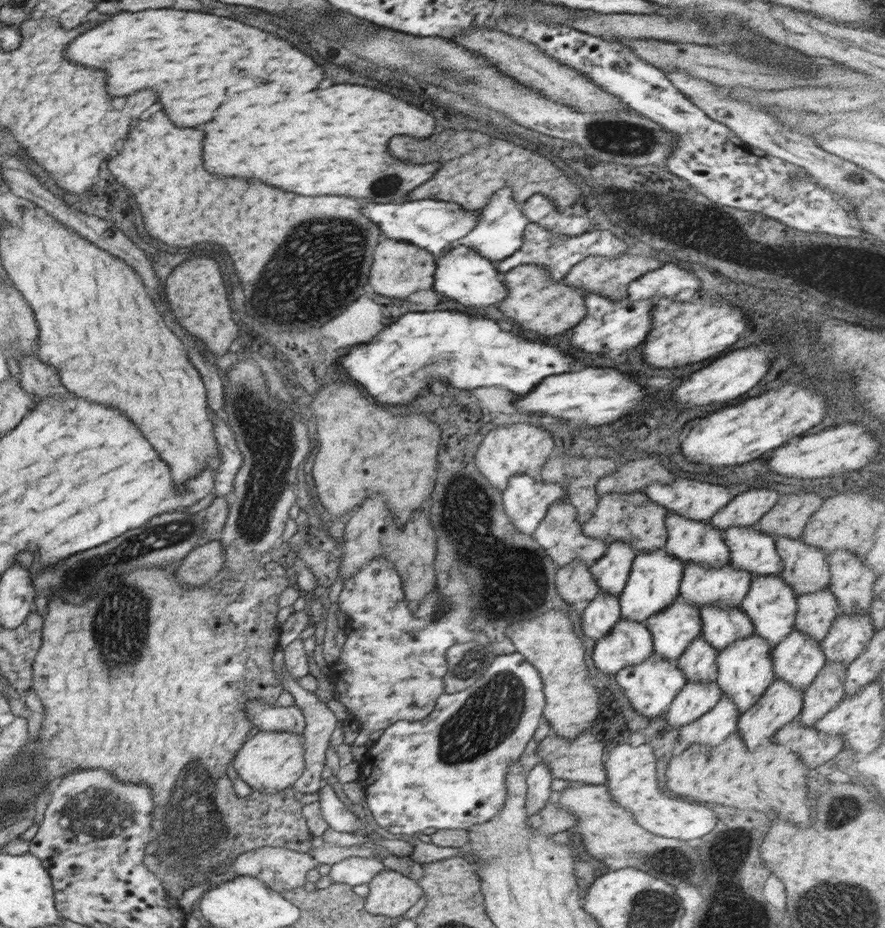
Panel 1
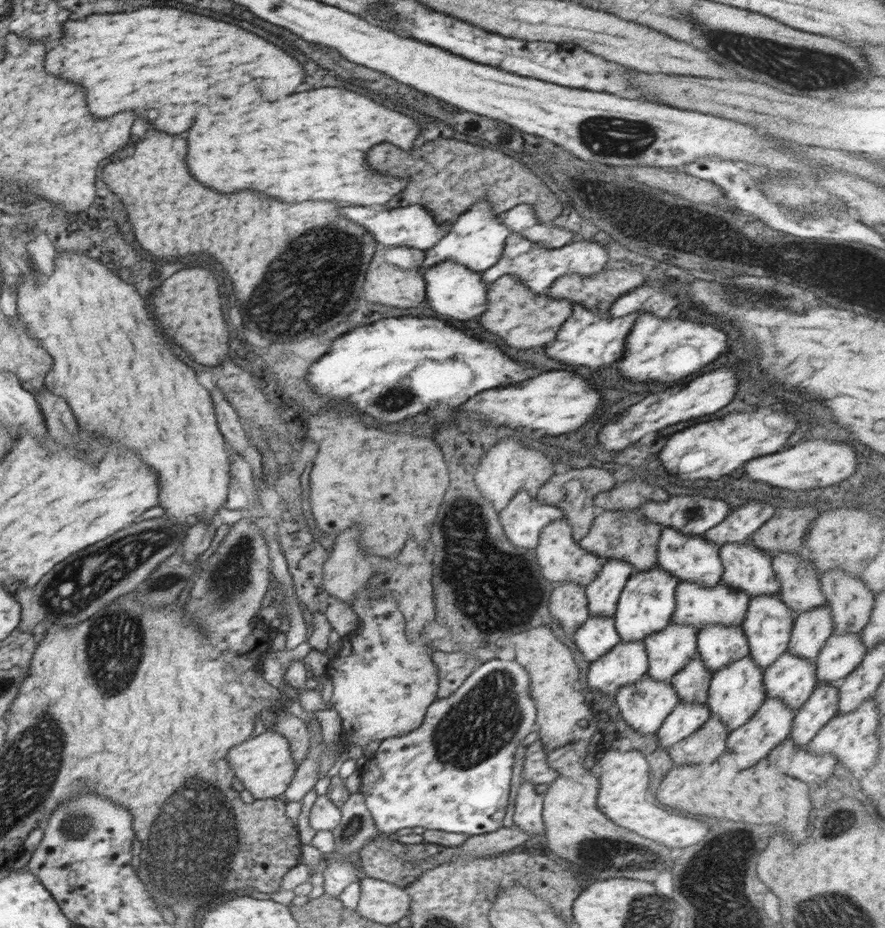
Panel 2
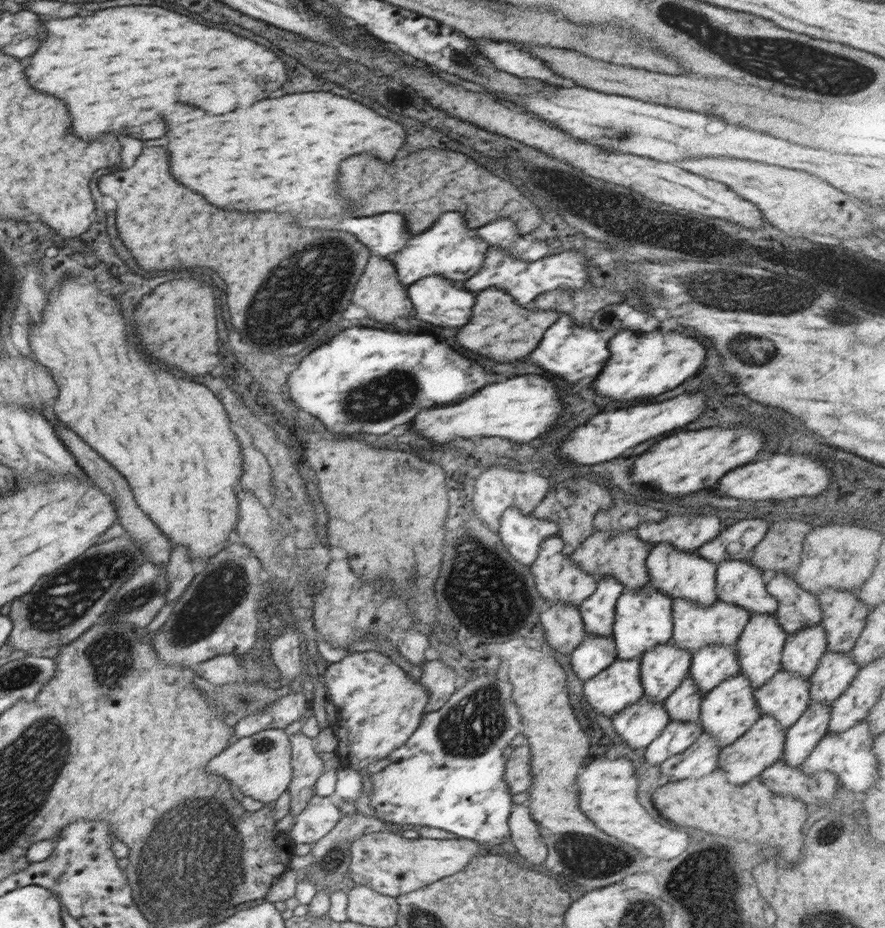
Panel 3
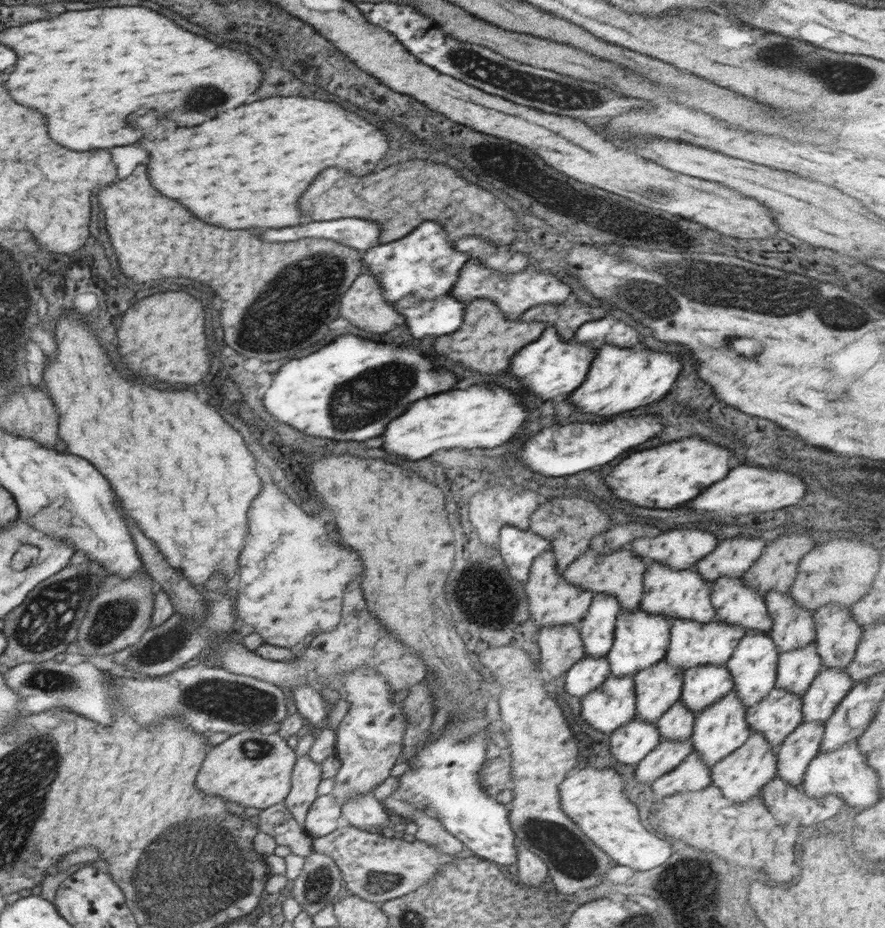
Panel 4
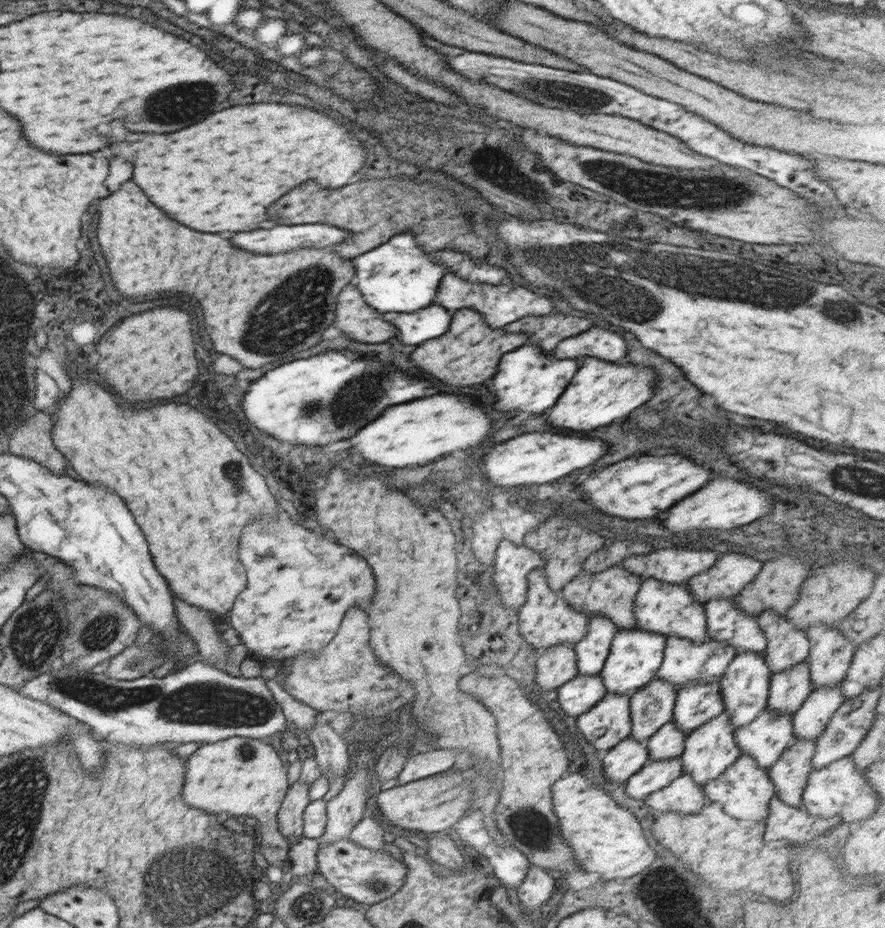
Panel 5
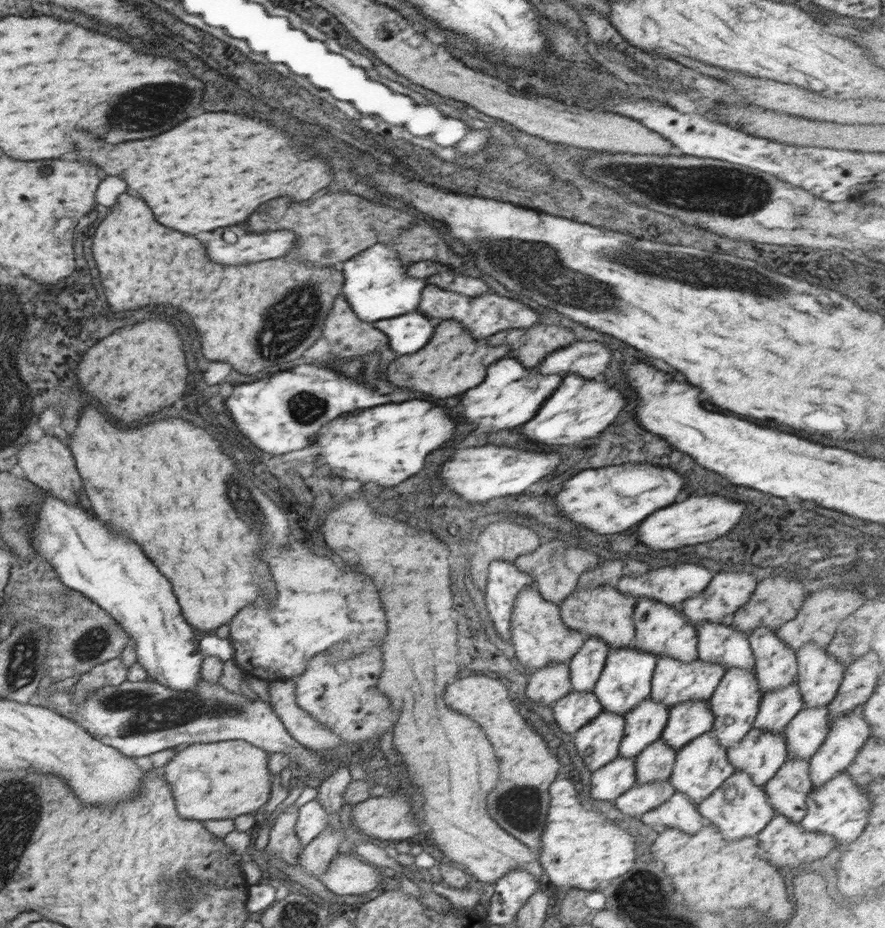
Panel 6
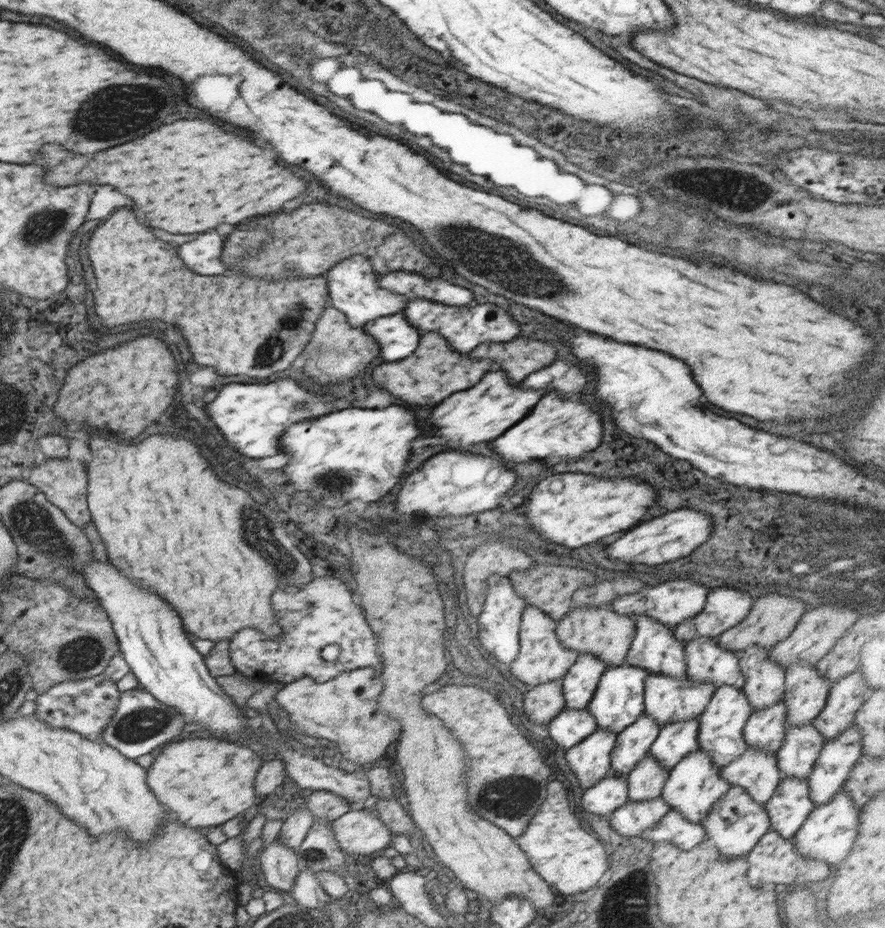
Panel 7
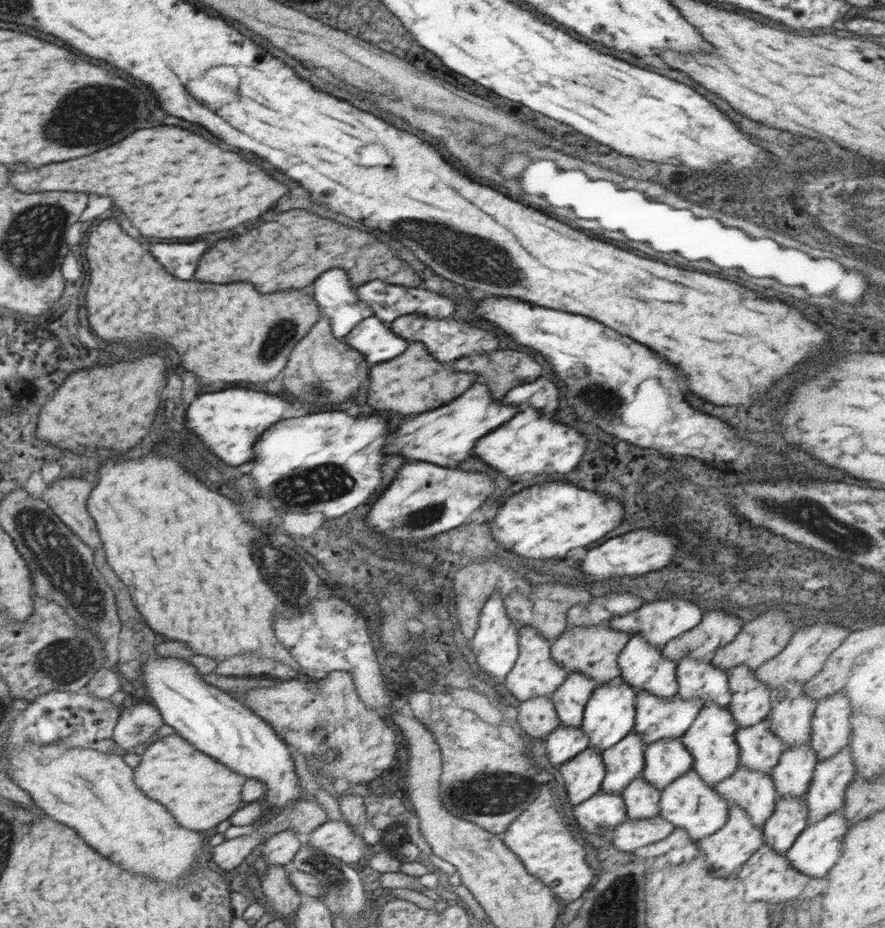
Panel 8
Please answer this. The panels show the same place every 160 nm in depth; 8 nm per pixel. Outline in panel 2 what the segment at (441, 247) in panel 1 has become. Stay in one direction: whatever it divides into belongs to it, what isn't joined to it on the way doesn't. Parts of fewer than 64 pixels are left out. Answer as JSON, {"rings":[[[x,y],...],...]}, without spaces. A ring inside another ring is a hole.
{"rings":[[[421,204],[390,209],[382,206],[345,206],[339,208],[339,215],[363,226],[374,237],[378,246],[404,246],[425,251],[433,247],[449,229],[448,222],[439,222]]]}

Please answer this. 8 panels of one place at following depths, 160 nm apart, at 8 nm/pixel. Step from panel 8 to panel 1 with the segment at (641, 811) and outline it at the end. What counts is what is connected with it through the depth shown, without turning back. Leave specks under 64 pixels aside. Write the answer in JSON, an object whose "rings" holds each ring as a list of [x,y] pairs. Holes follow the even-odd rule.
{"rings":[[[700,634],[678,659],[678,668],[683,670],[687,682],[714,682],[717,680],[715,666],[718,654]]]}

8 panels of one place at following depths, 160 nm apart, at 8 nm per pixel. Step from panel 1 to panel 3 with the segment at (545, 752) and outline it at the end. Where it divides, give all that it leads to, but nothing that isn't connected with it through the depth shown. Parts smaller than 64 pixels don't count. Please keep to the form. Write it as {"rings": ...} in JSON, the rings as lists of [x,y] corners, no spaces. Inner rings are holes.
{"rings":[[[527,744],[516,747],[505,759],[505,781],[511,794],[529,790],[531,787],[530,747]]]}

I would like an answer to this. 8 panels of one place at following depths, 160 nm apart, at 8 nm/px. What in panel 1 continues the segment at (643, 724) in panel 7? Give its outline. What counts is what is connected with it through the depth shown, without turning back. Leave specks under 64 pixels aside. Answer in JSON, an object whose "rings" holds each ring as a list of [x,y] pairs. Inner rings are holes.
{"rings":[[[678,596],[668,609],[650,616],[645,626],[653,638],[654,653],[664,659],[678,660],[686,648],[690,647],[690,643],[701,634],[702,620],[699,608],[686,603],[682,597]]]}

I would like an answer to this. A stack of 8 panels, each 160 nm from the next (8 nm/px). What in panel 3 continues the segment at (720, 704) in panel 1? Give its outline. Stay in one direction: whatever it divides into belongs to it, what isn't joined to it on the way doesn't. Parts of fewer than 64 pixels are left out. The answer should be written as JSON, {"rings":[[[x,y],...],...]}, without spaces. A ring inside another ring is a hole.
{"rings":[[[704,732],[684,752],[665,760],[660,766],[661,774],[666,776],[669,782],[692,776],[706,776],[719,768],[720,751],[712,735]]]}

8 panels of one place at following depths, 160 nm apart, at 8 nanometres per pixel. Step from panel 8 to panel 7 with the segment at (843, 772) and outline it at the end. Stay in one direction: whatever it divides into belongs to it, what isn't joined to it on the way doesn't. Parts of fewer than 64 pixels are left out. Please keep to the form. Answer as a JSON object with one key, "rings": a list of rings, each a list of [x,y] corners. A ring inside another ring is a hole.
{"rings":[[[850,727],[837,738],[826,740],[807,779],[813,805],[828,804],[845,786],[850,771],[863,754],[862,730]]]}

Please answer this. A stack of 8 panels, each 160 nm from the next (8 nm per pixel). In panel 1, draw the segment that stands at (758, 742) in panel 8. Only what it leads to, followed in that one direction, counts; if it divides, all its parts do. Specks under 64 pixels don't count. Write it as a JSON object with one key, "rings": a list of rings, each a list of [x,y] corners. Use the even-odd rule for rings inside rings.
{"rings":[[[829,587],[808,595],[798,595],[794,628],[821,642],[839,614],[840,605]]]}

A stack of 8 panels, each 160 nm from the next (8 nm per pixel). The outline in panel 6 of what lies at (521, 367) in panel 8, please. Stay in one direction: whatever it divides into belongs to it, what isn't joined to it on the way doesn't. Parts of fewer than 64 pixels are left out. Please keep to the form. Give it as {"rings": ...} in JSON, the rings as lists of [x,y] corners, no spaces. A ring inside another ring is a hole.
{"rings":[[[536,322],[528,328],[502,330],[487,337],[486,341],[490,346],[500,346],[502,344],[509,346],[508,356],[518,360],[526,368],[535,368],[555,350],[560,350],[576,342],[576,338],[574,338],[574,332],[570,332],[565,327],[560,327],[559,325],[540,325],[540,323]]]}

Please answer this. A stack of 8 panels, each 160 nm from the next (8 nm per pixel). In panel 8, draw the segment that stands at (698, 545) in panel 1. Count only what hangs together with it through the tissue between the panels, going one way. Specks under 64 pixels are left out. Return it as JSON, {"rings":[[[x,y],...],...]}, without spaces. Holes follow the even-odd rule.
{"rings":[[[641,634],[632,635],[626,647],[618,658],[618,666],[621,670],[622,680],[634,688],[637,692],[647,690],[654,696],[664,700],[672,700],[677,694],[678,683],[676,680],[676,661],[668,660],[662,655],[662,649],[650,645]]]}

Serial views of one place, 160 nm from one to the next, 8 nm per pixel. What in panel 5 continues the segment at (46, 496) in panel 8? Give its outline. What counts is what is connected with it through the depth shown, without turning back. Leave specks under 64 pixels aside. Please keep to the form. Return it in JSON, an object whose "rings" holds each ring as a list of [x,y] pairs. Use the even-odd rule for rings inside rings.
{"rings":[[[43,410],[27,418],[16,432],[11,434],[9,452],[39,462],[52,474],[65,474],[69,460],[60,452],[53,441],[53,417]]]}

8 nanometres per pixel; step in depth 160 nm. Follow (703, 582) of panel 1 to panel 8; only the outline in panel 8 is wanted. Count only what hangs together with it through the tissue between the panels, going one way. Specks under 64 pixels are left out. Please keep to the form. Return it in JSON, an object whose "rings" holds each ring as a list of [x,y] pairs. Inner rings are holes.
{"rings":[[[647,690],[639,691],[633,732],[642,737],[646,746],[663,738],[681,737],[705,703],[701,698],[684,700],[679,694],[672,696],[672,700],[664,700]]]}

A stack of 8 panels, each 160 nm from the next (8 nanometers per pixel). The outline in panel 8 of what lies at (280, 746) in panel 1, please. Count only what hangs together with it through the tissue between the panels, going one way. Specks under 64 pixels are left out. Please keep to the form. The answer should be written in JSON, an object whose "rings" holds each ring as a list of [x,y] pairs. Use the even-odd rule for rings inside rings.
{"rings":[[[178,734],[162,737],[151,744],[141,755],[140,764],[133,767],[133,781],[148,798],[163,804],[184,828],[202,832],[229,820],[233,812],[240,809],[243,801],[242,787],[247,779],[246,776],[230,770],[225,764],[200,752]]]}

